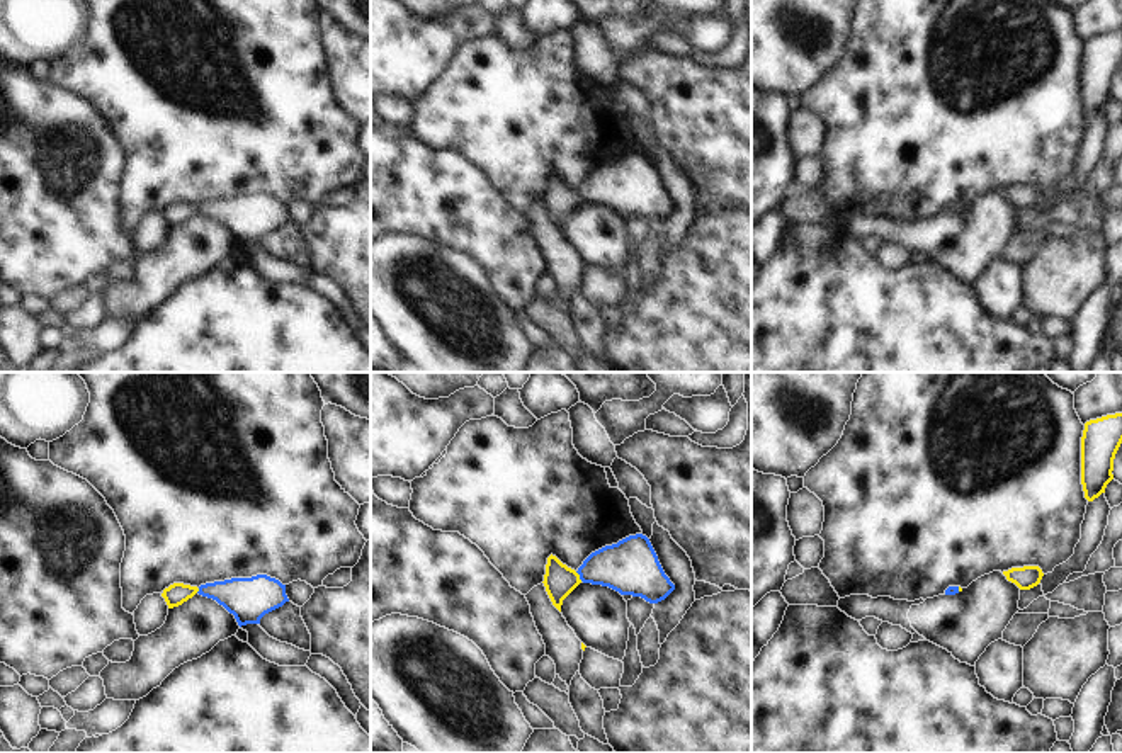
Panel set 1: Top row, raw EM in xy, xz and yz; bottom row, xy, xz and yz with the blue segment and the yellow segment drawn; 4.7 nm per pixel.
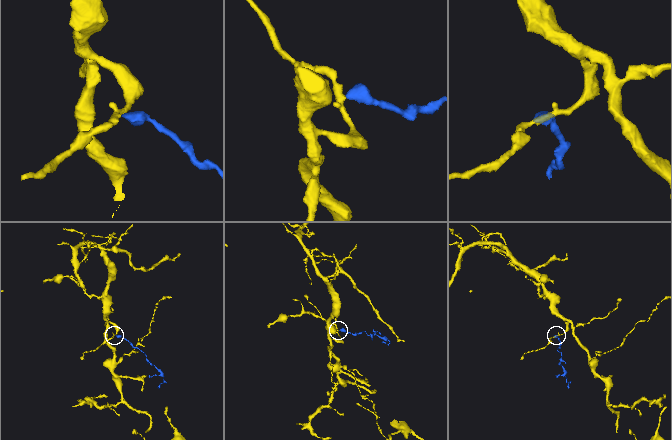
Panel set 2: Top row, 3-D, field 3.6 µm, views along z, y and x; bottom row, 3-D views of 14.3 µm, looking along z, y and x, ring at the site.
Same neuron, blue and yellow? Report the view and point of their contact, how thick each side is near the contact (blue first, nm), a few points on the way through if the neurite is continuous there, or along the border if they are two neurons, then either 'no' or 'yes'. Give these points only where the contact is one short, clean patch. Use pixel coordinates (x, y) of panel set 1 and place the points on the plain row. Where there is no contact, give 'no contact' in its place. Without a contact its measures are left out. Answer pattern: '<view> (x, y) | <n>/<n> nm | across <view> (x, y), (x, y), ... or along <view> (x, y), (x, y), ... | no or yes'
xz (580, 196) | 260/150 nm | across xz (631, 186), (602, 186), (580, 196), (560, 199) | yes

